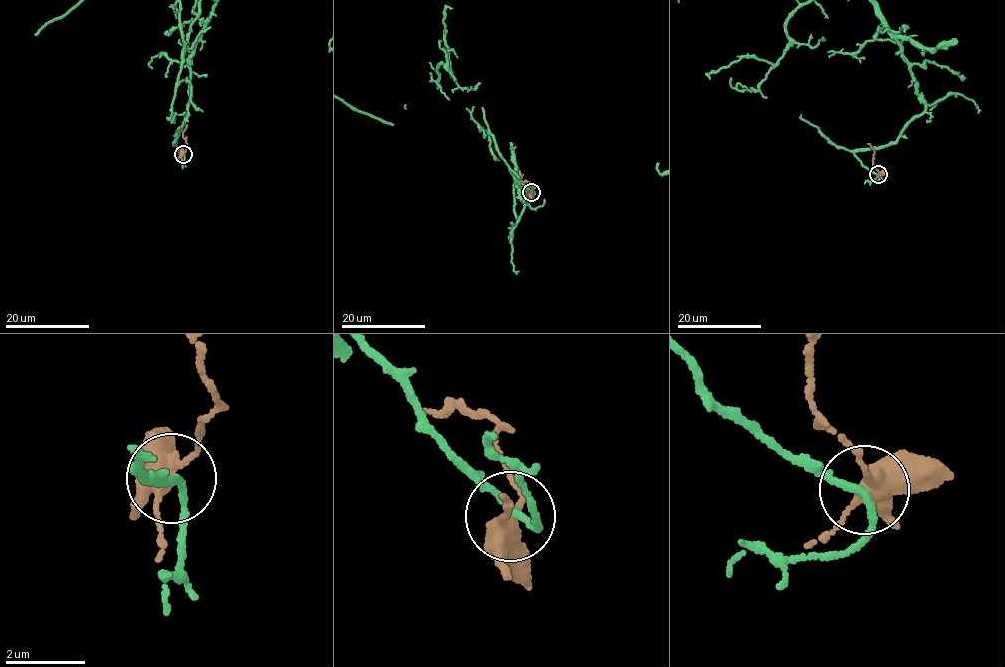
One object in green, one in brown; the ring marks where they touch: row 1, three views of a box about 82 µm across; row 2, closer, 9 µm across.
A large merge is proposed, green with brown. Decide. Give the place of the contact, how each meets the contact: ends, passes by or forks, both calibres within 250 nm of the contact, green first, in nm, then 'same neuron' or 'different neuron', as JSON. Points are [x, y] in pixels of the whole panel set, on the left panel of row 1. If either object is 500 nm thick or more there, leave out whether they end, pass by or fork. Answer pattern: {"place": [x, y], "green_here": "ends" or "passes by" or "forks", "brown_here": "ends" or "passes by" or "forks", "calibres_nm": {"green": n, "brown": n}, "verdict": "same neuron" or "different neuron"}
{"place": [183, 154], "green_here": "passes by", "brown_here": "forks", "calibres_nm": {"green": 170, "brown": 380}, "verdict": "different neuron"}

